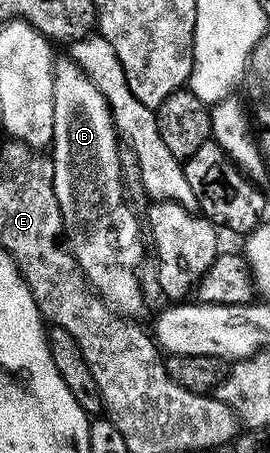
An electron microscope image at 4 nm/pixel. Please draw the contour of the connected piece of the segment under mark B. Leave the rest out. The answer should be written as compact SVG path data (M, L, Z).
M64 55L64 58L57 60L52 66L54 71L54 135L52 136L52 144L50 146L50 156L54 163L54 195L58 195L58 207L62 211L62 219L64 220L64 236L66 244L72 250L76 261L82 267L82 271L86 275L86 279L91 283L93 289L121 315L136 315L132 313L140 313L144 309L144 293L140 290L140 277L136 274L136 268L140 265L140 260L144 257L144 241L140 238L140 229L142 233L142 221L136 218L136 213L132 209L124 206L124 169L120 166L120 145L116 125L112 122L112 112L108 106L108 100L102 95L102 91L98 91L98 87L94 87L94 83L78 68L76 62L71 56Z

